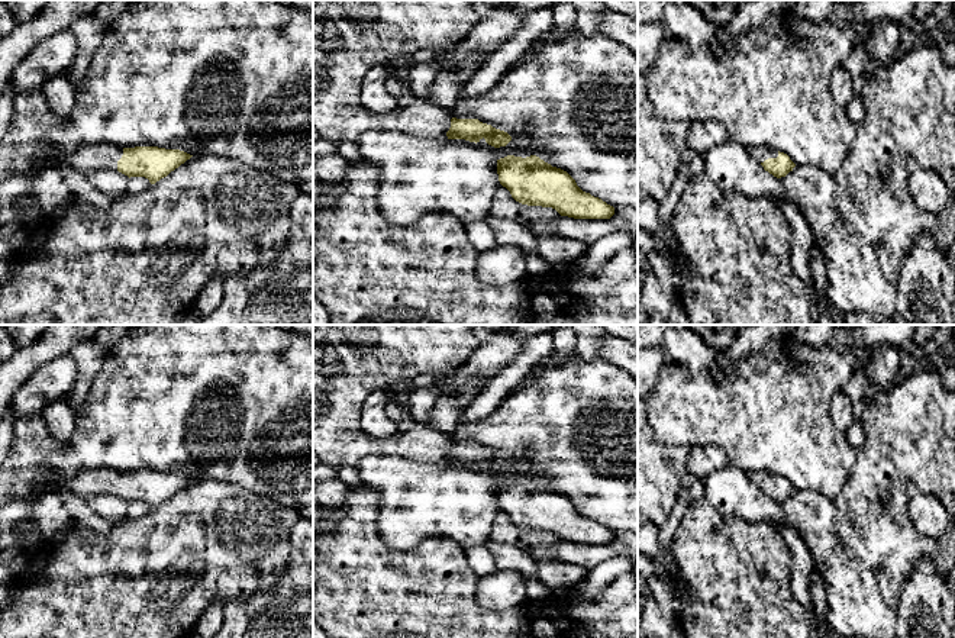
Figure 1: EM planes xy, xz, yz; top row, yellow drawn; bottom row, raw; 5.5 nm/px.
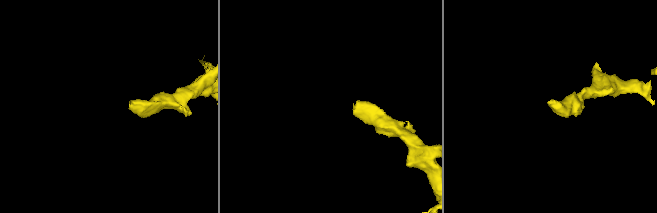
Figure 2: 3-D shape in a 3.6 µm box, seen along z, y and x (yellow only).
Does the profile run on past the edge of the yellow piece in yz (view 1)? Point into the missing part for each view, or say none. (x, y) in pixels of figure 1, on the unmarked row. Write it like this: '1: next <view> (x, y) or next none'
1: next yz (760, 479)

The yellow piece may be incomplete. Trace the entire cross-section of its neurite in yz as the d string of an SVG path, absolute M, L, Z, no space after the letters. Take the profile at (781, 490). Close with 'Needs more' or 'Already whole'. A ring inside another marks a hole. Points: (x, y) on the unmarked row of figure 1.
M764 470L751 473L749 480L777 503L785 502L796 492L787 478Z. Needs more

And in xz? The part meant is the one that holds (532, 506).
M536 480L497 484L499 506L512 522L527 531L552 532L574 544L610 544L614 532L583 516L564 494Z. Already whole

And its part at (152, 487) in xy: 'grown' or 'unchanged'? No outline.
grown

